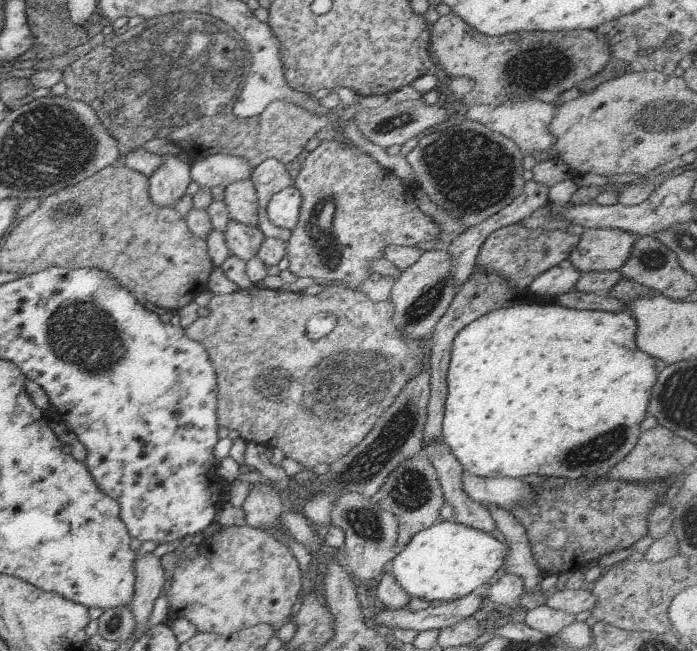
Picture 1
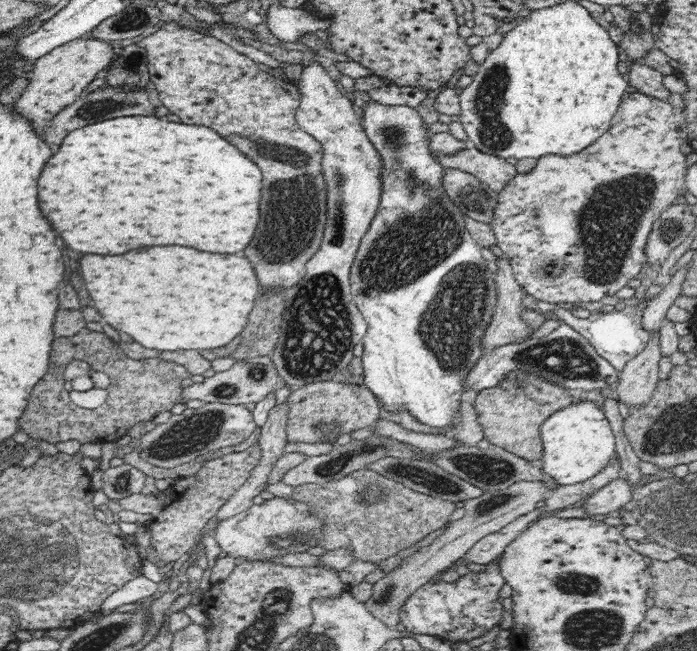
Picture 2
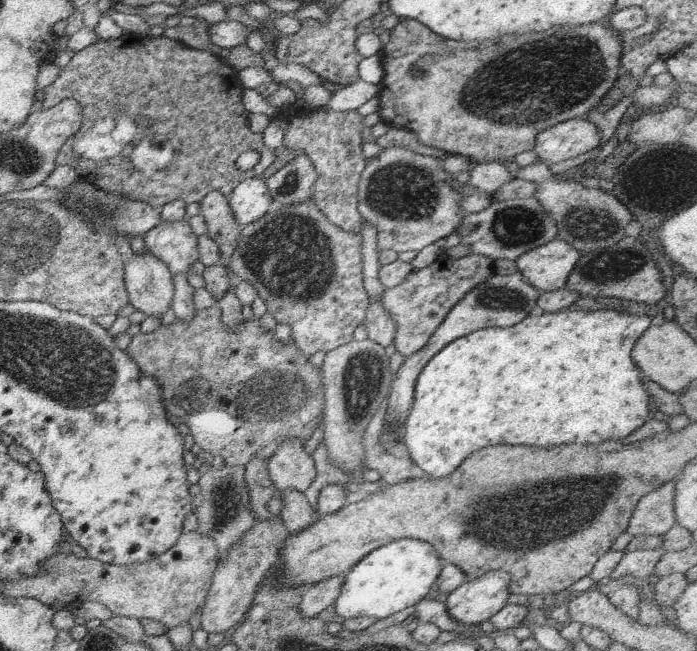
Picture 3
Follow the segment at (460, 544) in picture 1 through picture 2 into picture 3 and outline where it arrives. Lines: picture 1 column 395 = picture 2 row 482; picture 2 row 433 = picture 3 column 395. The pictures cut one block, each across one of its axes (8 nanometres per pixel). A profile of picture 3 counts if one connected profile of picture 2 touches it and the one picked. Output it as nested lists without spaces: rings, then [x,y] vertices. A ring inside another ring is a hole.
[[[399,539],[375,549],[345,574],[340,593],[332,604],[334,612],[345,619],[367,617],[378,621],[409,606],[416,606],[432,584],[437,583],[441,574],[440,561],[442,560],[436,556],[436,552],[430,544],[415,539]]]

